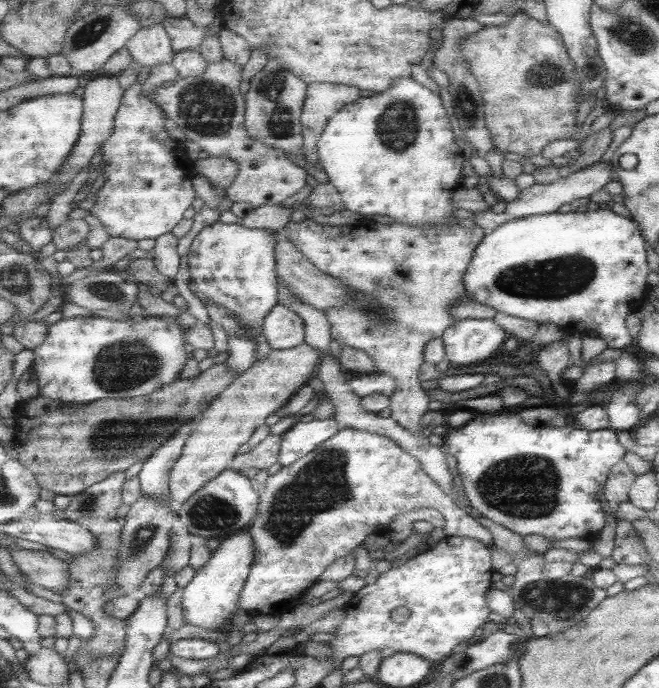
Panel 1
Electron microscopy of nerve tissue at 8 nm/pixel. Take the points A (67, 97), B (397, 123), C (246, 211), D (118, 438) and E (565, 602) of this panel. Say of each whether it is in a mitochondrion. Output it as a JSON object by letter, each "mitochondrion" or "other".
{"A":"other","B":"mitochondrion","C":"other","D":"mitochondrion","E":"mitochondrion"}

